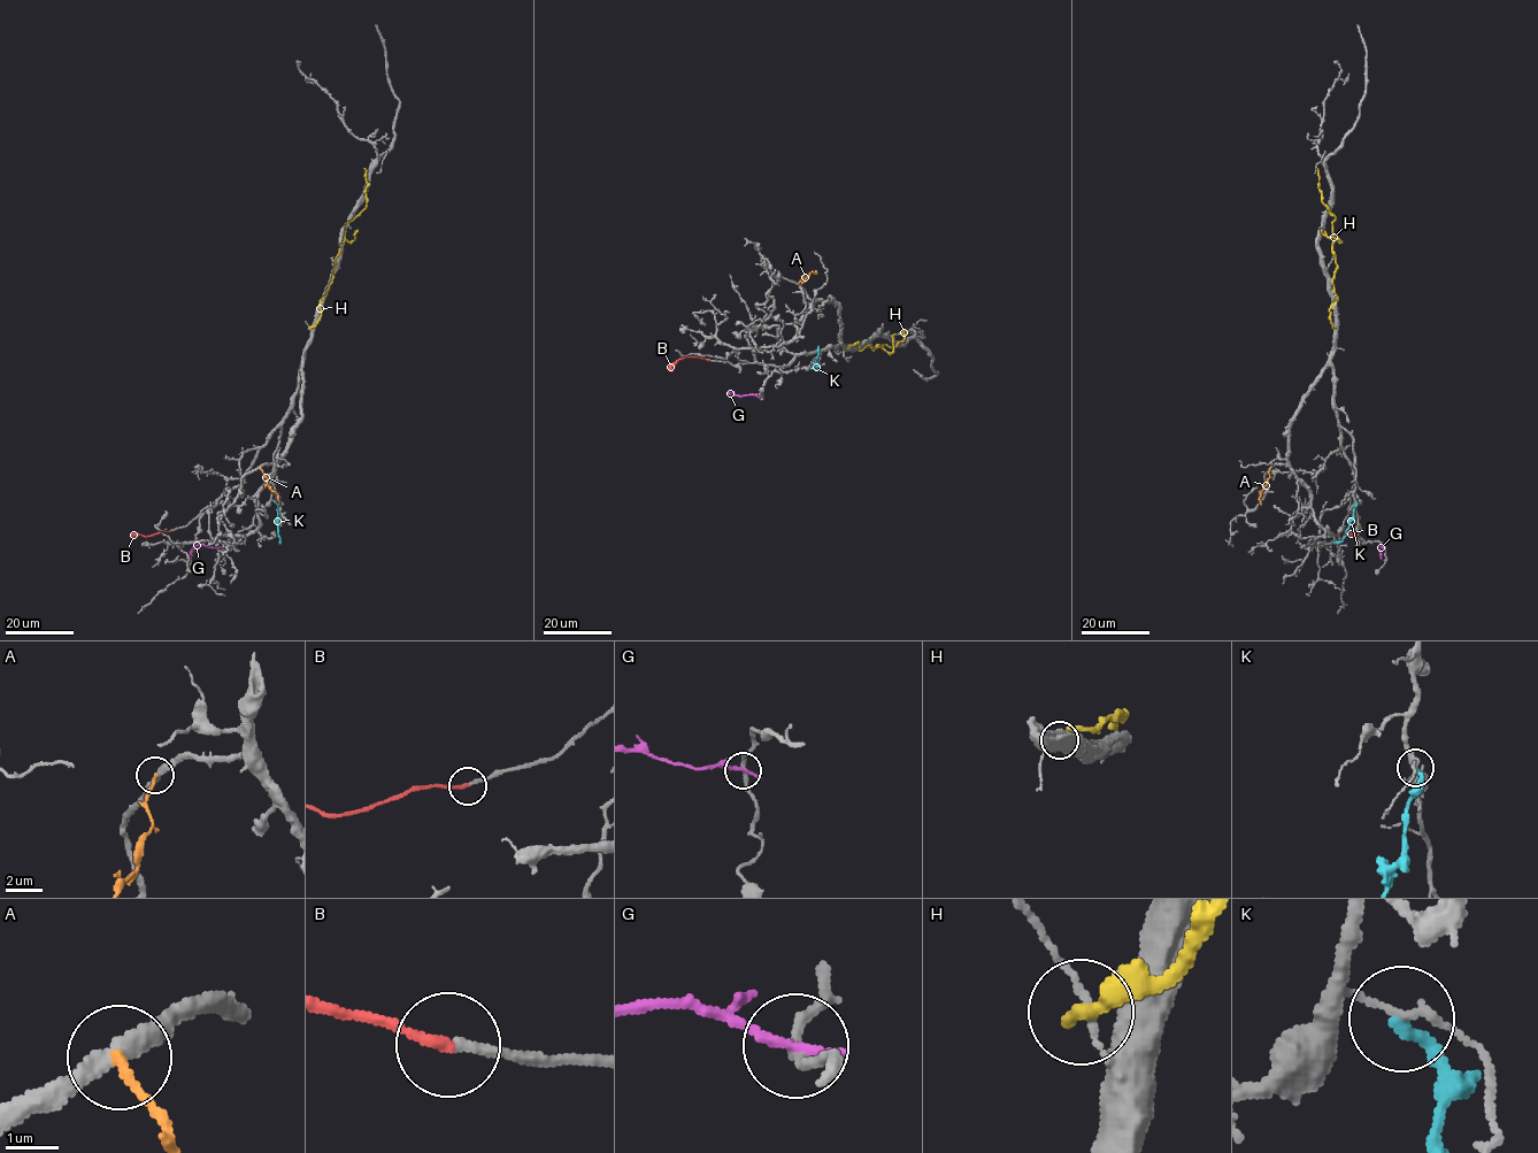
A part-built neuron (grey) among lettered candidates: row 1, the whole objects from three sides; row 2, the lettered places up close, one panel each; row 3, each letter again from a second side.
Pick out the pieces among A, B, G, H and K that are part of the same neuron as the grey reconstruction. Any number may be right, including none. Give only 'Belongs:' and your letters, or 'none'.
Belongs: B

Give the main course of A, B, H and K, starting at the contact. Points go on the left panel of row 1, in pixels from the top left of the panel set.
A: (260, 467), (277, 494), (278, 505)
B: (170, 531), (135, 537)
H: (309, 328), (321, 315), (321, 300), (330, 282), (345, 225), (366, 208), (366, 168)
K: (275, 501), (281, 543)

